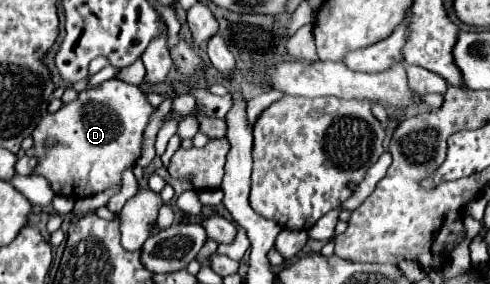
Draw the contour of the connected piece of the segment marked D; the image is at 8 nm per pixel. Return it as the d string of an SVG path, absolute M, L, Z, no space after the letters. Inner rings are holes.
M121 79L103 81L97 87L87 87L79 91L79 97L63 105L59 111L47 113L35 127L35 133L33 133L35 143L27 151L27 155L37 159L35 173L47 177L57 195L81 199L87 195L101 193L107 187L119 185L123 169L137 161L141 153L141 135L151 113L153 113L153 107L149 105L145 93L137 85L125 83Z

